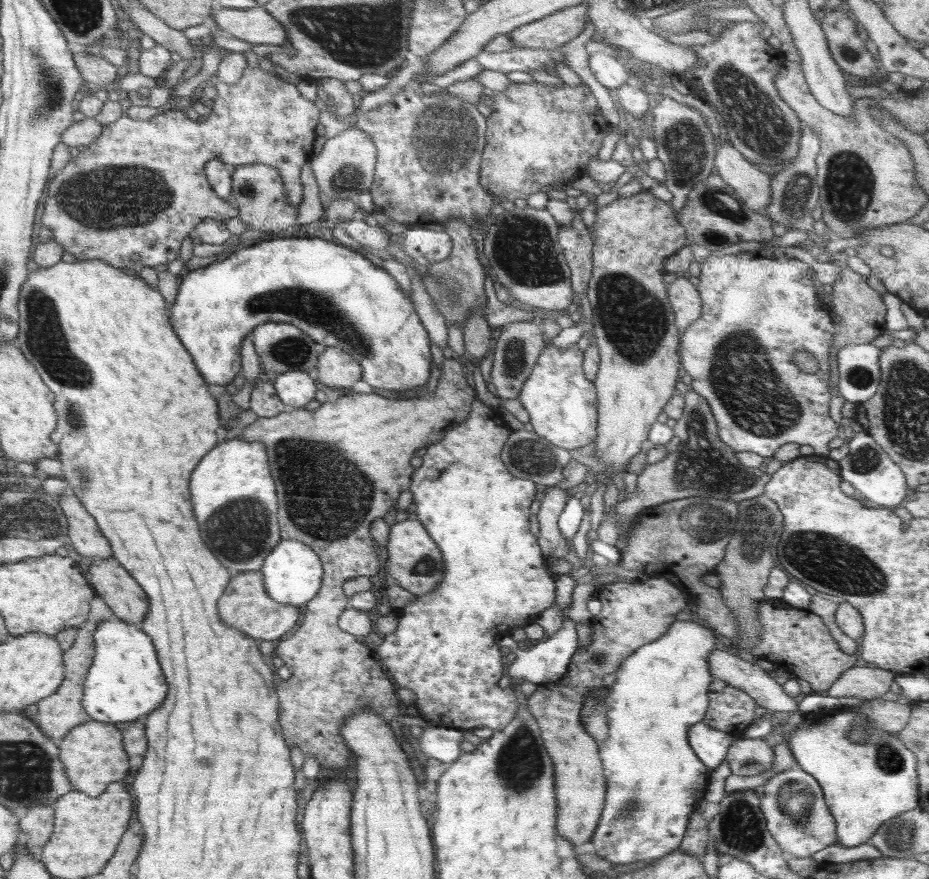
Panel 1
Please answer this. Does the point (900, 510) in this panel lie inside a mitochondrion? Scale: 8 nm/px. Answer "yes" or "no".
no

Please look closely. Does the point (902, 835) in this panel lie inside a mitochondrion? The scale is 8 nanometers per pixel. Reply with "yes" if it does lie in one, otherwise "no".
yes

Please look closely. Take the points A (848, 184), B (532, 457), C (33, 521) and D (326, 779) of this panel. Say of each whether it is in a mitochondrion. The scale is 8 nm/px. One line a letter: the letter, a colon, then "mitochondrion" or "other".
A: mitochondrion
B: mitochondrion
C: mitochondrion
D: other

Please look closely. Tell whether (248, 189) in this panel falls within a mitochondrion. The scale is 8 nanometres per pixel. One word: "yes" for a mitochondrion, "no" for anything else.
yes

